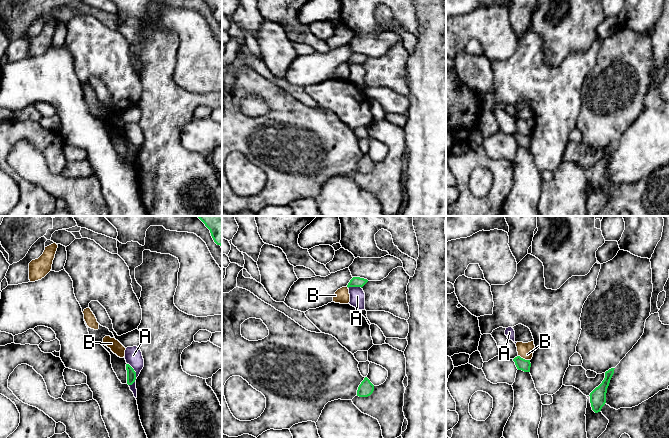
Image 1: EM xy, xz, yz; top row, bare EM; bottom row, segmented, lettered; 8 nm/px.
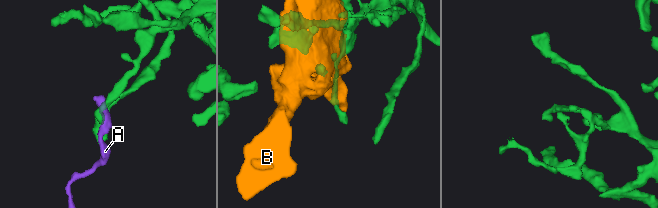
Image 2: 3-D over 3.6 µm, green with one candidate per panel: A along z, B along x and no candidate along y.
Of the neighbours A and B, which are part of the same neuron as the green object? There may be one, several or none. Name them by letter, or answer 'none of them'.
none of them

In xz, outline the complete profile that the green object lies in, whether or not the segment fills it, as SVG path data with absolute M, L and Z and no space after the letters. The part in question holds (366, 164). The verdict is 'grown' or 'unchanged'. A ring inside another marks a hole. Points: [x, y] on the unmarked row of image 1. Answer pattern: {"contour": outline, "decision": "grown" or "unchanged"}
{"contour": "M365 153L364 156L358 163L357 172L359 173L368 173L374 167L374 161L370 158L370 156Z", "decision": "unchanged"}

